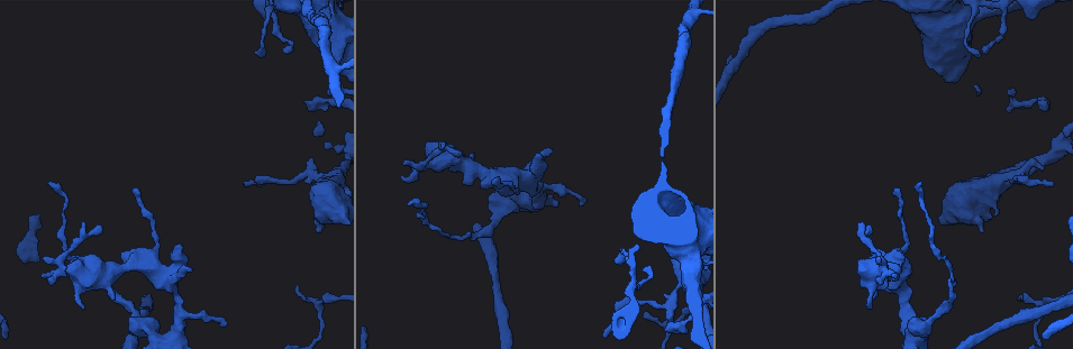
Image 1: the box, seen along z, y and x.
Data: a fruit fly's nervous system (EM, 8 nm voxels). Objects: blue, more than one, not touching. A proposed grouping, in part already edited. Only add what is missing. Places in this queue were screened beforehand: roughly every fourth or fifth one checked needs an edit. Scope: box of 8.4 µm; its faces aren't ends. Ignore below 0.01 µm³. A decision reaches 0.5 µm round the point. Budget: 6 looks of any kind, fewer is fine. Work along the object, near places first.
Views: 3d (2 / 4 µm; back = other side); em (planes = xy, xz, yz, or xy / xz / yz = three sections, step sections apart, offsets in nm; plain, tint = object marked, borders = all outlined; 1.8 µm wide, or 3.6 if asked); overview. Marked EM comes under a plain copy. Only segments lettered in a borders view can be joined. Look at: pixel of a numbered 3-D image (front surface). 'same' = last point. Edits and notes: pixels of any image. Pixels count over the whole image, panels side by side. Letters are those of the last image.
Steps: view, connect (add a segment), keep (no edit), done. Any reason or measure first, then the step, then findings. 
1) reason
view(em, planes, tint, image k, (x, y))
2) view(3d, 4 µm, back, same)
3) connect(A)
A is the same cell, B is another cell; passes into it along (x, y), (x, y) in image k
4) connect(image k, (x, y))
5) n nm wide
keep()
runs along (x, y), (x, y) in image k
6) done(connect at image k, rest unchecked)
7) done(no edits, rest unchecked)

view(em, yz, step 4, tint, image 1, (223, 322))

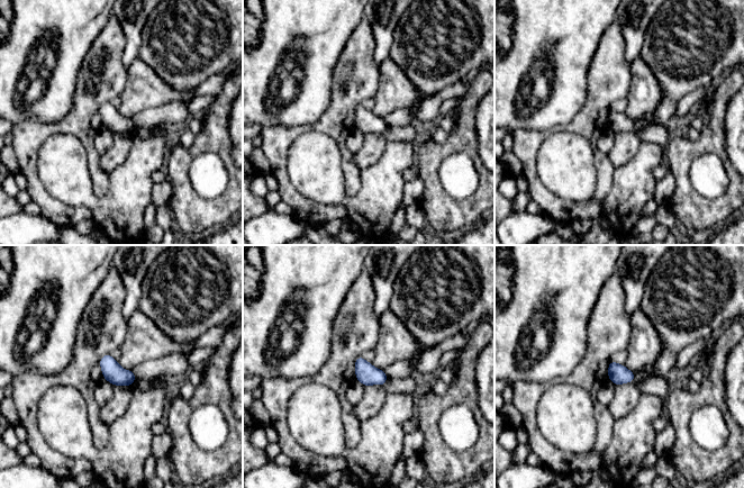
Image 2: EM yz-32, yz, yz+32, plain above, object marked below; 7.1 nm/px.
view(em, planes, borders, same)

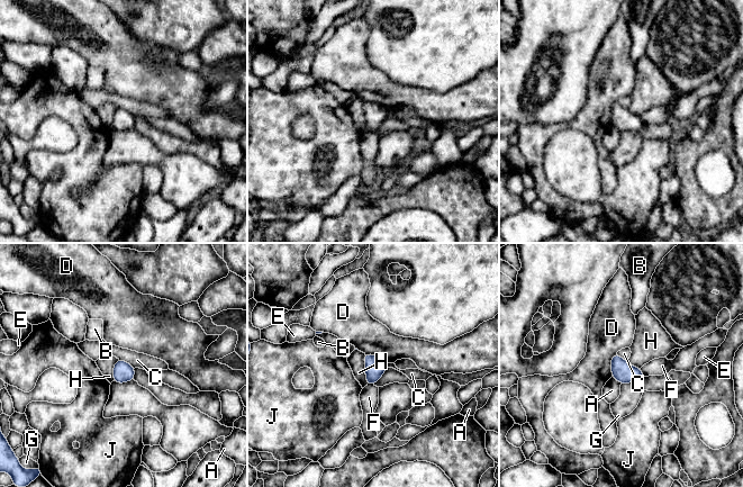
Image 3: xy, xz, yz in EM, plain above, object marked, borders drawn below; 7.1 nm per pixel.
keep()
A, B, C, D, E, F, G, H and J are other cells; border along (363, 353), (367, 385) in image 3; none of them fits

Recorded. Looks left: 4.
stops while still wide
view(3d, 4 µm, image 1, (317, 229))

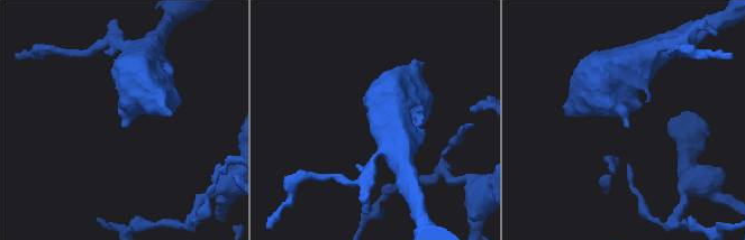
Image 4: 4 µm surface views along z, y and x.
view(em, planes, borders, image 4, (121, 125))

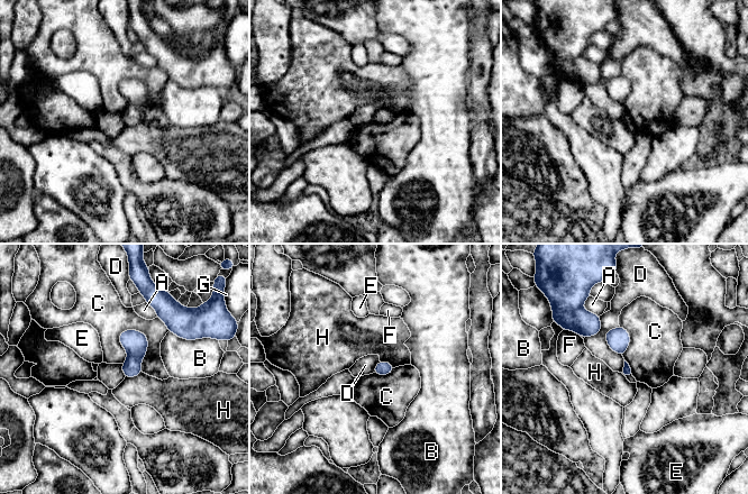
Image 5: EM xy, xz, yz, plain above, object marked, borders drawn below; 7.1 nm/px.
keep()
A, B, C, D, E, F, G and H are other cells; border along (618, 326), (605, 341), (622, 357) in image 5; none of them fits

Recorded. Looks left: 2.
done(no edits, rest unchecked)

